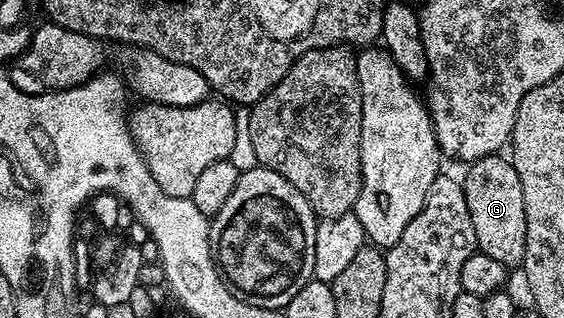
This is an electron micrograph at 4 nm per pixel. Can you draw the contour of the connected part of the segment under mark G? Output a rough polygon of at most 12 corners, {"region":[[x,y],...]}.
{"region":[[500,152],[465,170],[477,251],[523,267],[526,200]]}

